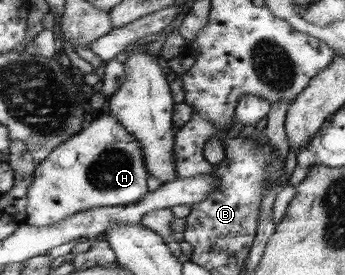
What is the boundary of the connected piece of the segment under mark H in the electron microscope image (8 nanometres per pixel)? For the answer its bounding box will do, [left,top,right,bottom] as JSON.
[27,111,147,226]

